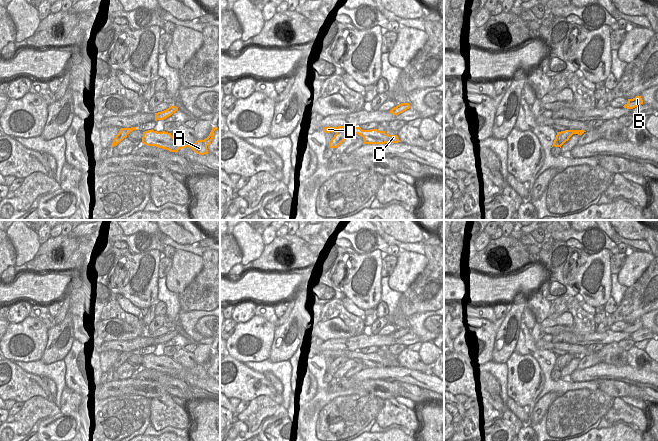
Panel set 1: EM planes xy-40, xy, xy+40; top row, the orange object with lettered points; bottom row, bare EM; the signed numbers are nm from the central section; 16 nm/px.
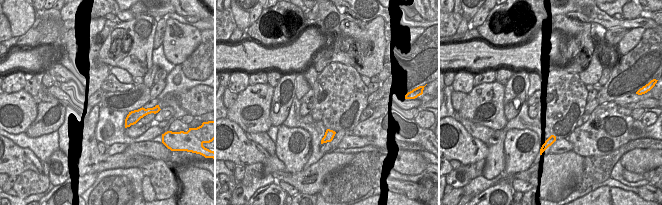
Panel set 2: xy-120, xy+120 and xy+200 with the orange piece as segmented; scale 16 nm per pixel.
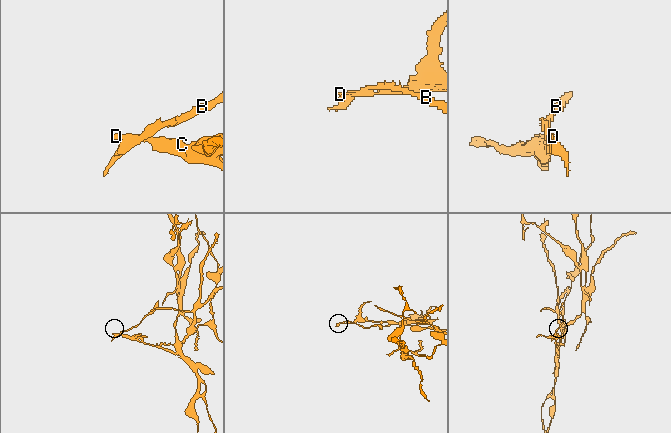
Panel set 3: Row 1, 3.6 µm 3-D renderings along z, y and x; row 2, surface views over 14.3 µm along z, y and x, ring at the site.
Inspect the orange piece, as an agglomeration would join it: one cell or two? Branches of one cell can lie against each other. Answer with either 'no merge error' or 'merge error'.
merge error

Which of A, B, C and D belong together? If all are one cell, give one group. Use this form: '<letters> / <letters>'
A C D / B

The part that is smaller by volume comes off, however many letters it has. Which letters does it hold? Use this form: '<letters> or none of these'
B

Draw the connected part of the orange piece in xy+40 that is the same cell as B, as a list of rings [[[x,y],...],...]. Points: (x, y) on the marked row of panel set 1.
[[[636,96],[633,99],[628,99],[628,102],[623,107],[627,109],[633,109],[641,104],[643,104],[641,96]]]

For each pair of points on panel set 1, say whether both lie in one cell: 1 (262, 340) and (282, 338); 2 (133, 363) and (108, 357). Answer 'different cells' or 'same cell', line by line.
1: different cells
2: same cell

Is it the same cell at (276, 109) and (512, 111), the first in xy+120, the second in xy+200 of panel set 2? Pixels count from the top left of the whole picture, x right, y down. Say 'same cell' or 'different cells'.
same cell

